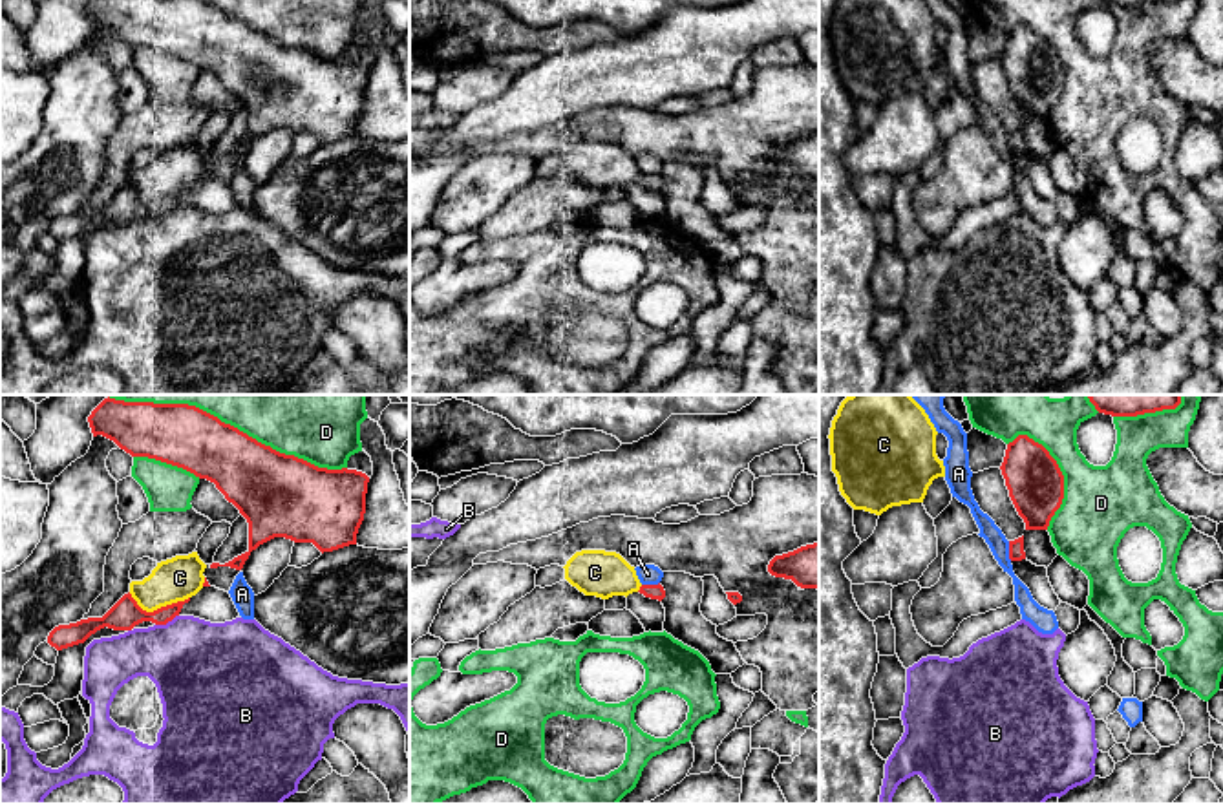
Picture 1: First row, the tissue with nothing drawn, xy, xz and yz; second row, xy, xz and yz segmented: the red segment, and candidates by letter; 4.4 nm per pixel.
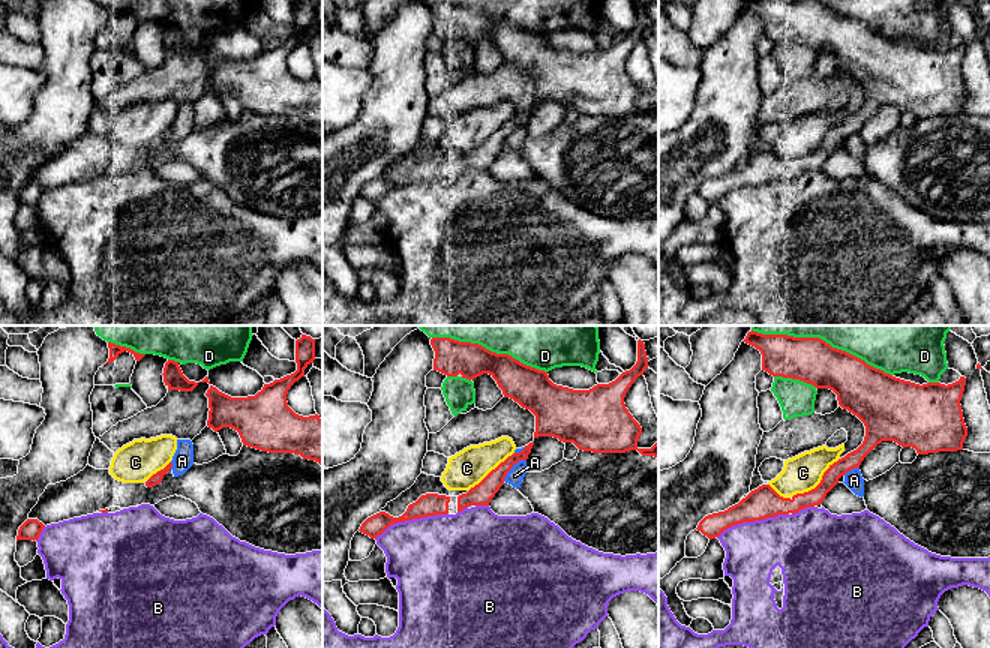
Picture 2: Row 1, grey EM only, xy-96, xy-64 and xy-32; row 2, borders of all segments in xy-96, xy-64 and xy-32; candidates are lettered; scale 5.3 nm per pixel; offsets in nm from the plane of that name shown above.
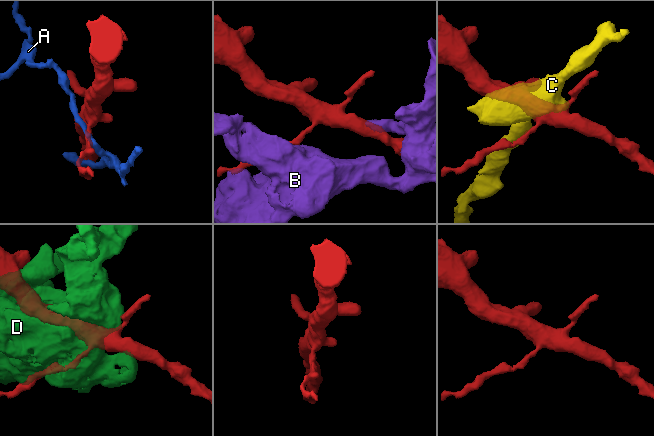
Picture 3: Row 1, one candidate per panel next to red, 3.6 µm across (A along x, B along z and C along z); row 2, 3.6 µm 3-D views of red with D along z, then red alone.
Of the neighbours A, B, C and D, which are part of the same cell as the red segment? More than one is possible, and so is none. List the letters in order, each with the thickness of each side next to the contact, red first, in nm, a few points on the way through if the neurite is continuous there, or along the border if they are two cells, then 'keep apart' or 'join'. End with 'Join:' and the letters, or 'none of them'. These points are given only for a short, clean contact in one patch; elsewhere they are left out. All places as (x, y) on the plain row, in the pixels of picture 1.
A: calibres 70 and 90 nm; border yz (1008, 132), (1008, 147), (1011, 150); keep apart
B: calibres 140 and 420 nm; keep apart
C: calibres 140 and 190 nm; keep apart
D: calibres 360 and 260 nm; keep apart
Join: none of them

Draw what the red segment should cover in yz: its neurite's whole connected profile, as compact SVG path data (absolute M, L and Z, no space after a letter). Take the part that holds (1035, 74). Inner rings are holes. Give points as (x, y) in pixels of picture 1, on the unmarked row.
M1018 26L1007 35L1000 60L1026 121L1048 121L1064 90L1064 66L1057 51L1042 35Z

